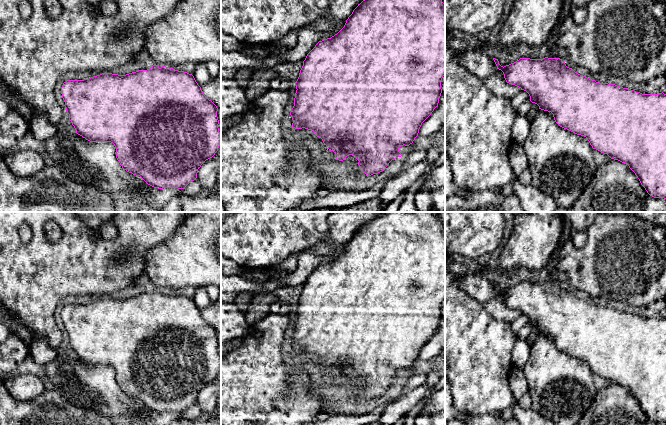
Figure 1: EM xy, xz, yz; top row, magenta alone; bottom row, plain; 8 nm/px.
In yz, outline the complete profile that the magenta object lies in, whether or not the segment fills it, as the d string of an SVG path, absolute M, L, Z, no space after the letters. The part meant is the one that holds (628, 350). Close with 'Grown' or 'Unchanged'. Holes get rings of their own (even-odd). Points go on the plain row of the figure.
M493 282L497 293L501 294L507 307L519 311L526 315L530 320L530 325L539 330L539 333L551 336L555 346L562 352L567 353L577 359L587 362L593 373L596 373L604 378L607 378L611 383L618 384L625 387L635 397L641 409L645 412L647 417L654 422L666 423L666 318L642 318L634 314L623 312L615 308L599 307L595 304L589 303L583 299L578 298L572 292L566 290L565 286L560 282L530 283L520 282L514 287L506 290L501 290L498 283Z. Unchanged

